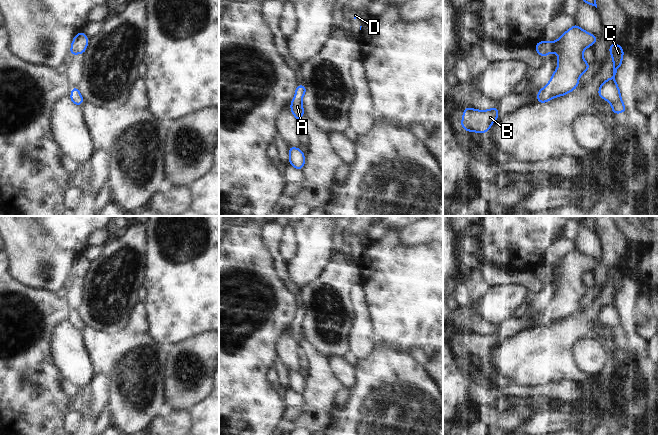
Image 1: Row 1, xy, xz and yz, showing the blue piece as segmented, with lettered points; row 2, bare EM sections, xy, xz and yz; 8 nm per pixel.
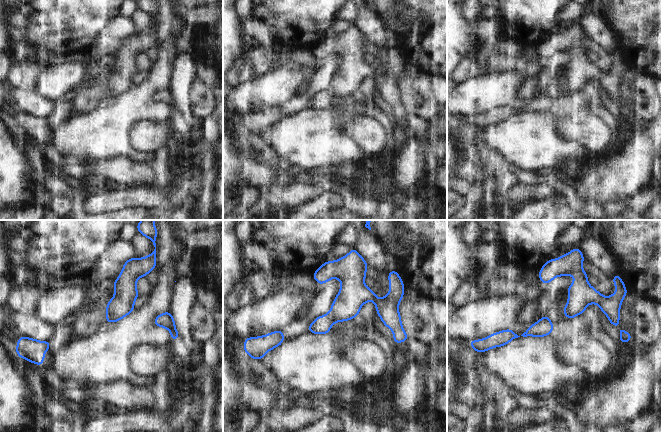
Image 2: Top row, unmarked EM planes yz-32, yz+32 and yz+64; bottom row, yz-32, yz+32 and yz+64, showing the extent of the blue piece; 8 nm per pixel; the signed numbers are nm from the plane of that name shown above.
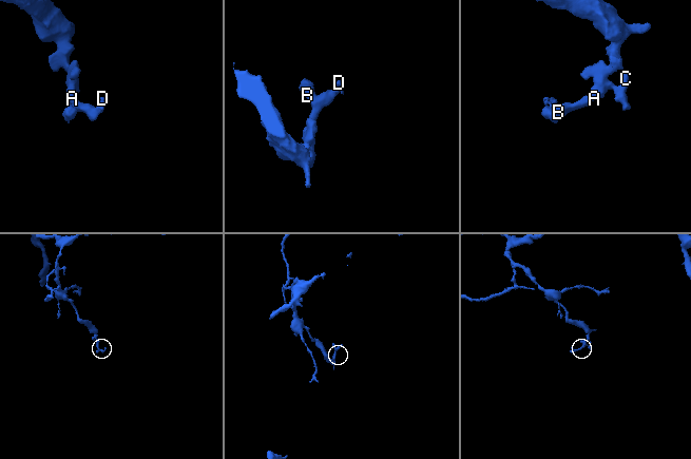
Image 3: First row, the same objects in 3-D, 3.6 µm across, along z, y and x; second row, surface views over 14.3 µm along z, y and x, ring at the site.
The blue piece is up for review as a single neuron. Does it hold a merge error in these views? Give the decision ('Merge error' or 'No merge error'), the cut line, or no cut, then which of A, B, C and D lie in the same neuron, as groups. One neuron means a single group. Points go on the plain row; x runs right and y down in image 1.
No merge error. No split. Groups: A B C D.

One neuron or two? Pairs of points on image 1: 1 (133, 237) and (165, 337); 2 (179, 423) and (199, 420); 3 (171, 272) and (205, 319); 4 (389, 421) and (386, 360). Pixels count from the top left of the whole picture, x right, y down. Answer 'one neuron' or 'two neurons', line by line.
1: two neurons
2: two neurons
3: one neuron
4: one neuron

